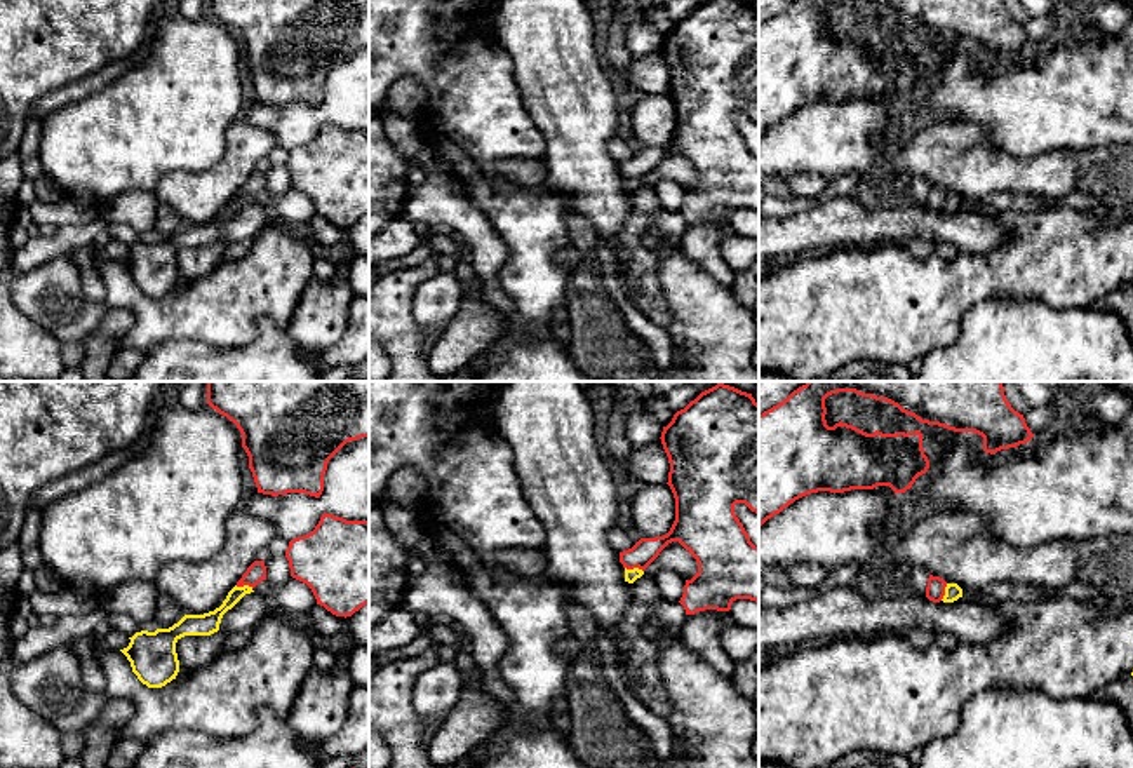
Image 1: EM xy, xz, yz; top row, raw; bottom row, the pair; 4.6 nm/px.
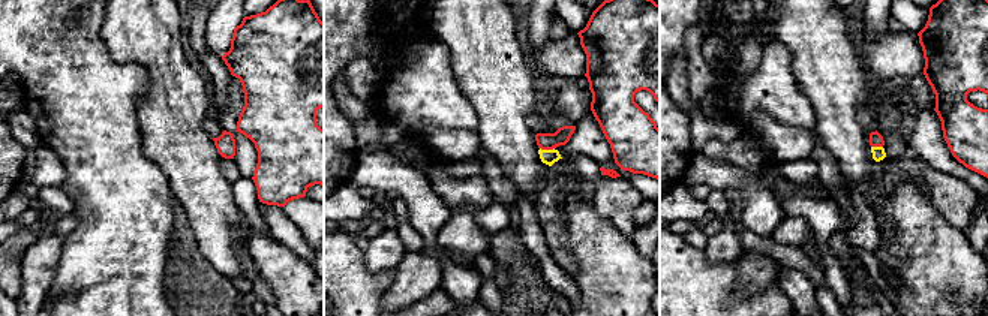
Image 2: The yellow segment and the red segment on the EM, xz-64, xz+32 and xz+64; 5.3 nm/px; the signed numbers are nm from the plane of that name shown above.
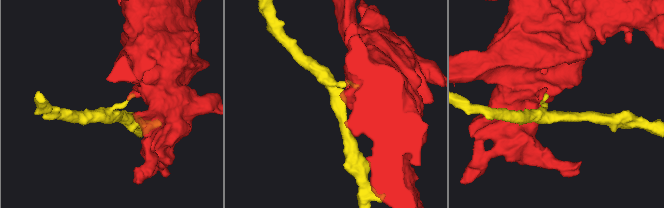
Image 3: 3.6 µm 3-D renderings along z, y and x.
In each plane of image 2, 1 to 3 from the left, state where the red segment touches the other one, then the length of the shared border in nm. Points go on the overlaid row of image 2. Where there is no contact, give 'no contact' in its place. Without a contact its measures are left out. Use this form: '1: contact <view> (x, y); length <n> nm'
1: no contact
2: contact xz+32 (547, 150); length 80 nm
3: contact xz+64 (877, 147); length 60 nm

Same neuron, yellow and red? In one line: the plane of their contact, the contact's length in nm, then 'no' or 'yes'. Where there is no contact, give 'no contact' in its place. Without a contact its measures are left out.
xz | 90 nm | no

